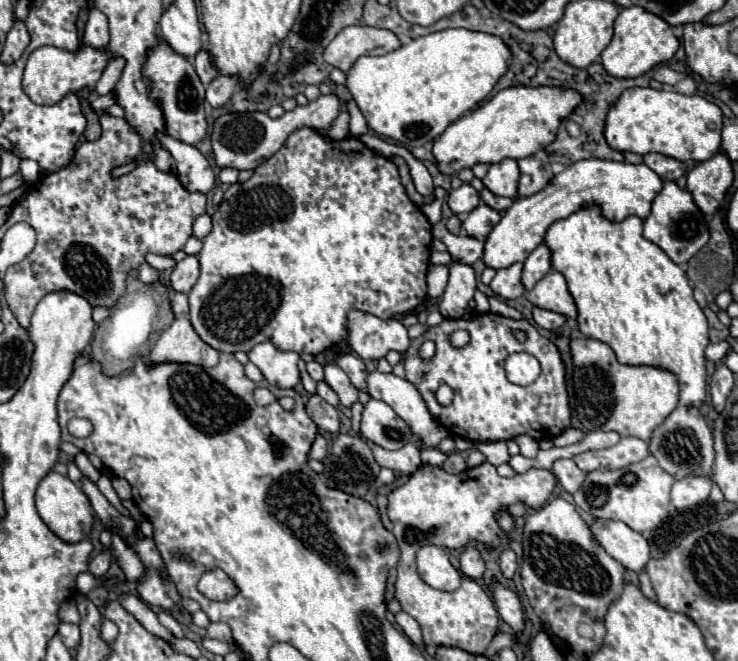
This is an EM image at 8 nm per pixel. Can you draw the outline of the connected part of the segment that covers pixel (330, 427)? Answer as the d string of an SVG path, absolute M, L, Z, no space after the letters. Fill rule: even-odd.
M313 395L307 403L307 415L315 421L315 425L329 433L339 433L339 411L337 407L323 401L319 395Z

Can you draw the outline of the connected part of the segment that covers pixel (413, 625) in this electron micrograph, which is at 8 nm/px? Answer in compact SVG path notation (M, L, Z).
M401 611L401 613L395 615L395 619L397 619L397 623L401 625L401 629L405 631L405 635L407 635L415 645L421 645L421 643L423 643L423 639L421 639L421 627L419 627L419 623L417 623L411 615L407 615L405 611Z

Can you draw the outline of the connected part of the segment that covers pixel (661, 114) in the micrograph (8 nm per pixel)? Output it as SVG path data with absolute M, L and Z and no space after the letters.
M631 87L625 89L609 109L603 135L609 147L621 153L633 151L645 155L655 151L679 161L705 161L719 151L721 129L721 109L699 95L681 95L665 89L657 91L651 87Z

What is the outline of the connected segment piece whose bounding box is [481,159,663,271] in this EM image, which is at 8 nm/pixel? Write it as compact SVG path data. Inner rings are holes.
M603 159L577 161L573 165L567 165L563 173L555 175L553 181L539 193L513 201L513 205L501 215L493 231L485 237L481 259L495 271L505 269L513 263L523 263L527 255L543 243L543 235L553 221L569 217L583 205L599 205L609 221L623 221L629 215L645 219L651 213L651 201L655 199L655 193L659 193L659 189L663 189L663 179L645 163L633 165L627 161L617 163Z

